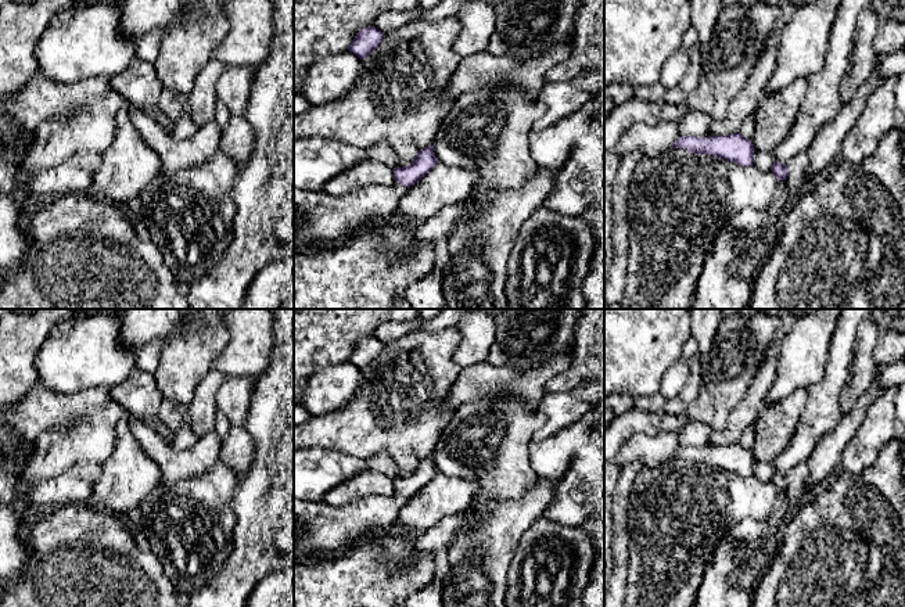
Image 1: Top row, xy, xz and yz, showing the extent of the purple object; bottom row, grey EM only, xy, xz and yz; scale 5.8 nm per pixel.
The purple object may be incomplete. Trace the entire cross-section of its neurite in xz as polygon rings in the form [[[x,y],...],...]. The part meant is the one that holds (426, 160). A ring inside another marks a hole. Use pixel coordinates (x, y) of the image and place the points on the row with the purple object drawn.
[[[432,144],[407,166],[394,168],[394,176],[392,184],[366,186],[345,197],[294,188],[294,249],[341,244],[358,229],[394,213],[420,225],[443,206],[467,201],[480,180],[475,169],[441,164]]]

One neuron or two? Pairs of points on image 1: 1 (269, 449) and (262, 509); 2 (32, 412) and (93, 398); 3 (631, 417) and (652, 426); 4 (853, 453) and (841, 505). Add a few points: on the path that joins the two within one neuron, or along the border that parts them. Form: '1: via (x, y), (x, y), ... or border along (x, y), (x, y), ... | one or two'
1: via (269, 464), (264, 494) | one
2: via (47, 410), (63, 410), (78, 405) | one
3: via (636, 421), (646, 421) | one
4: border along (877, 458), (858, 473), (844, 473) | two

